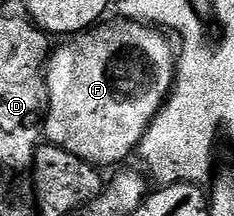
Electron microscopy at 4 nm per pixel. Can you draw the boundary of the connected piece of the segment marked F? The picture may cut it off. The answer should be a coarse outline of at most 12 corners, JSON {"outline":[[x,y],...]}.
{"outline":[[117,21],[45,68],[44,135],[106,169],[171,98],[165,30]]}

